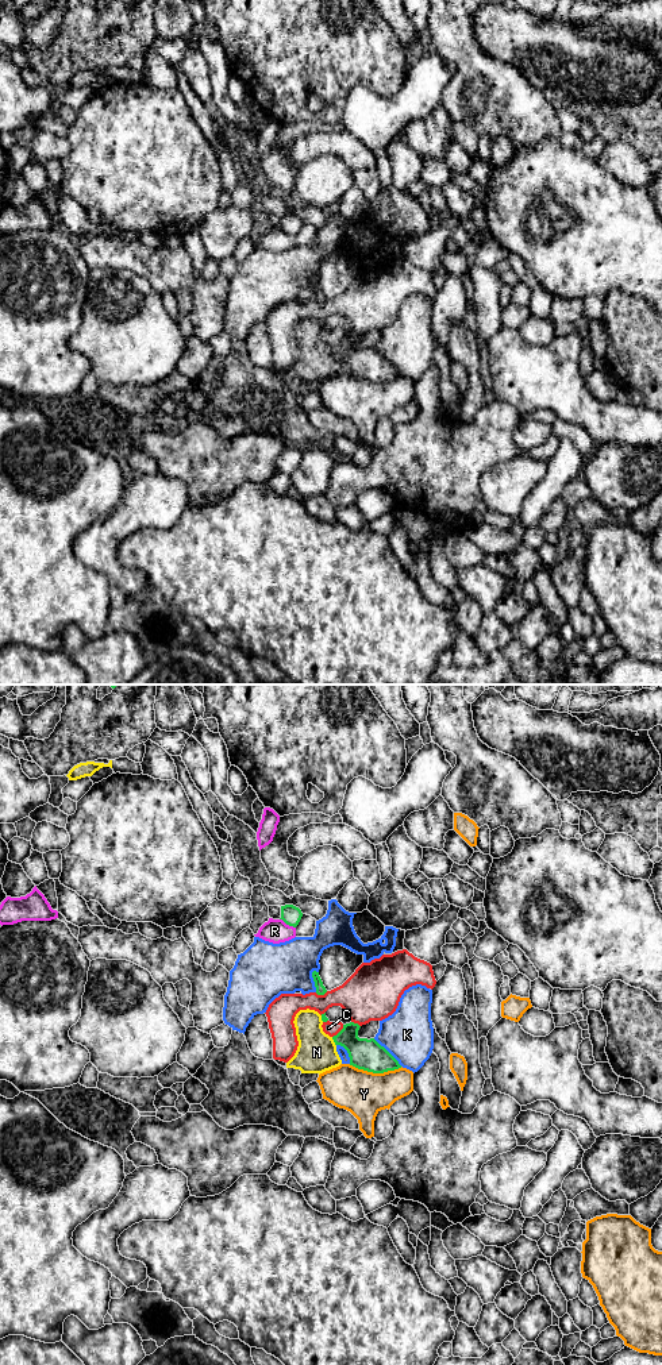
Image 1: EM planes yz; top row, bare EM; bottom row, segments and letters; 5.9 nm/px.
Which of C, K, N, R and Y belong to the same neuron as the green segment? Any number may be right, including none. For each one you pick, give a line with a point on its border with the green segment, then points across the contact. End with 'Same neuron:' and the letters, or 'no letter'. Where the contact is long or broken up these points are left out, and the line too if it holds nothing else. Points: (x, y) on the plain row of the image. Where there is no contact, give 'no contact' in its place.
Same neuron: no letter

